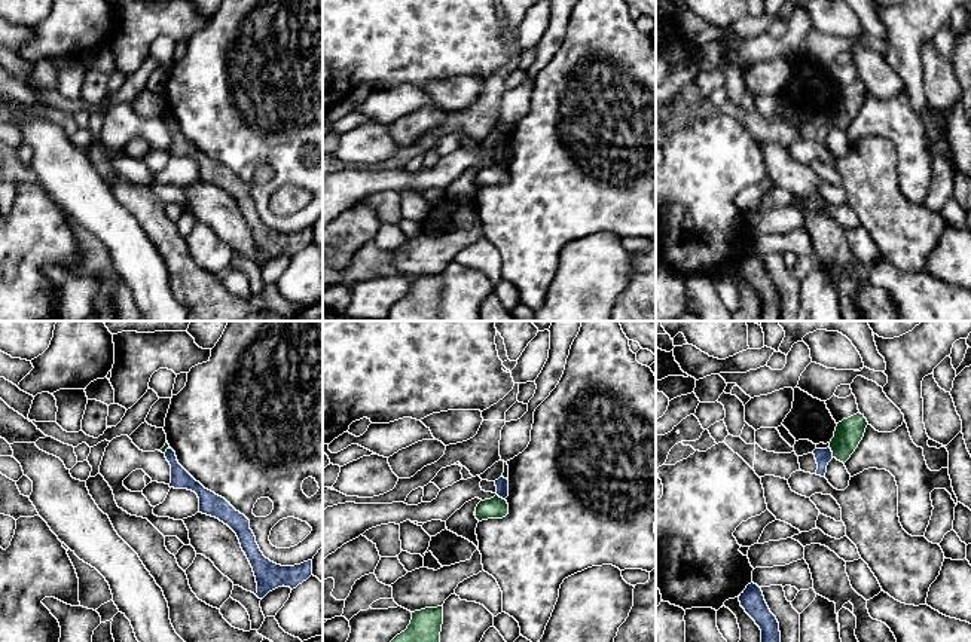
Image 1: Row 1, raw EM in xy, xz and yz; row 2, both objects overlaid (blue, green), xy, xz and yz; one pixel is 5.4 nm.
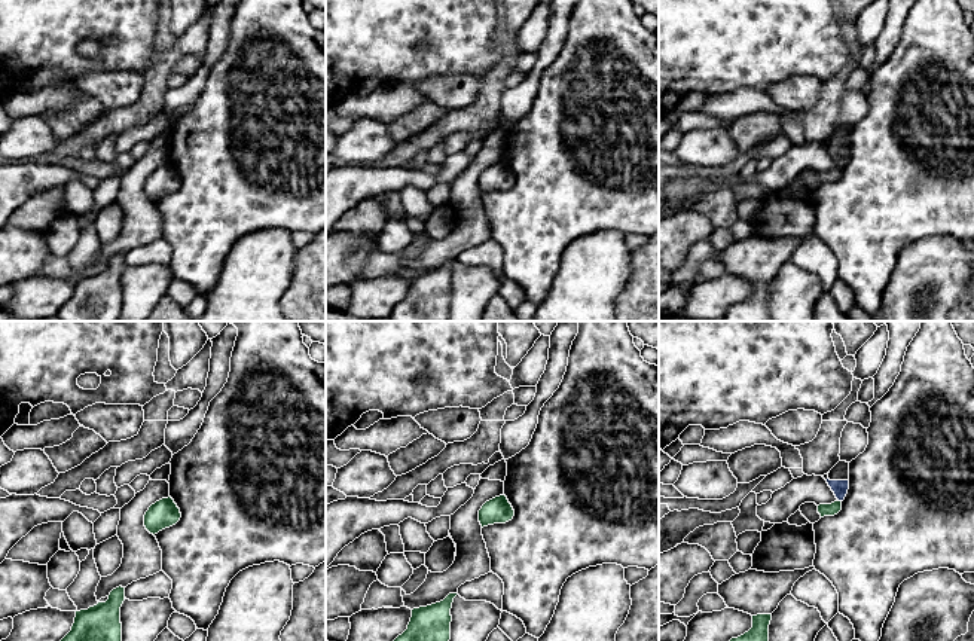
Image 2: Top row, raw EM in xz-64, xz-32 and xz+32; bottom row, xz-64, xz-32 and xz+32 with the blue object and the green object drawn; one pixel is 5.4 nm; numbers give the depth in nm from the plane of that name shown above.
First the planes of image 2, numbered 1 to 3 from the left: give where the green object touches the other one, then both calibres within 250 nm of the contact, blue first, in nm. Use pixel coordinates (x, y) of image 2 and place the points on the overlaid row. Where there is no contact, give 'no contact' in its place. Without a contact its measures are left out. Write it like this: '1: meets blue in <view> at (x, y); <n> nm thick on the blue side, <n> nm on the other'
1: no contact
2: no contact
3: meets blue in xz+32 at (839, 500); 80 nm thick on the blue side, 70 nm on the other

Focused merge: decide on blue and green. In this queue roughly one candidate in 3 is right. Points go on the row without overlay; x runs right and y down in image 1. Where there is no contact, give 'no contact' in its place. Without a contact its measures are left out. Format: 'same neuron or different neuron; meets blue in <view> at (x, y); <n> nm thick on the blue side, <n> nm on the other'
different neuron; meets blue in yz at (831, 119); 90 nm thick on the blue side, 150 nm on the other

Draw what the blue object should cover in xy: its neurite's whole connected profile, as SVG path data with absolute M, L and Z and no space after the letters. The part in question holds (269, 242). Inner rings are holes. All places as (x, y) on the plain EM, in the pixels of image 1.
M170 114L165 125L171 132L170 155L187 156L199 165L199 180L211 183L228 192L238 204L242 218L245 220L257 250L259 266L278 254L296 256L312 242L312 227L294 233L281 233L263 223L256 204L250 196L250 187L236 178L225 165L205 156L196 149L177 128L175 119Z

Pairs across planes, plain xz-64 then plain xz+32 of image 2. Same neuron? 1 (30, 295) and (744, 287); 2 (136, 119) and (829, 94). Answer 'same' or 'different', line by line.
1: same
2: same

